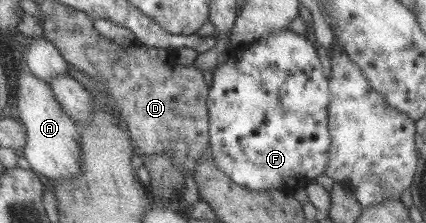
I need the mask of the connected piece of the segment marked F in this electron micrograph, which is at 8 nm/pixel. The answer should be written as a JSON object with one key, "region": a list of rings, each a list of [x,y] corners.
{"region":[[[282,27],[279,30],[271,32],[269,35],[253,41],[241,50],[231,51],[228,59],[223,63],[217,64],[212,70],[212,80],[208,86],[206,96],[207,114],[208,114],[208,150],[212,156],[215,166],[223,172],[231,182],[243,186],[249,190],[277,189],[285,190],[287,188],[297,188],[299,180],[311,180],[317,178],[323,173],[328,161],[328,148],[330,145],[330,136],[327,126],[327,109],[330,99],[328,89],[328,77],[324,73],[322,64],[317,57],[315,48],[304,34],[293,33],[293,31]]]}

